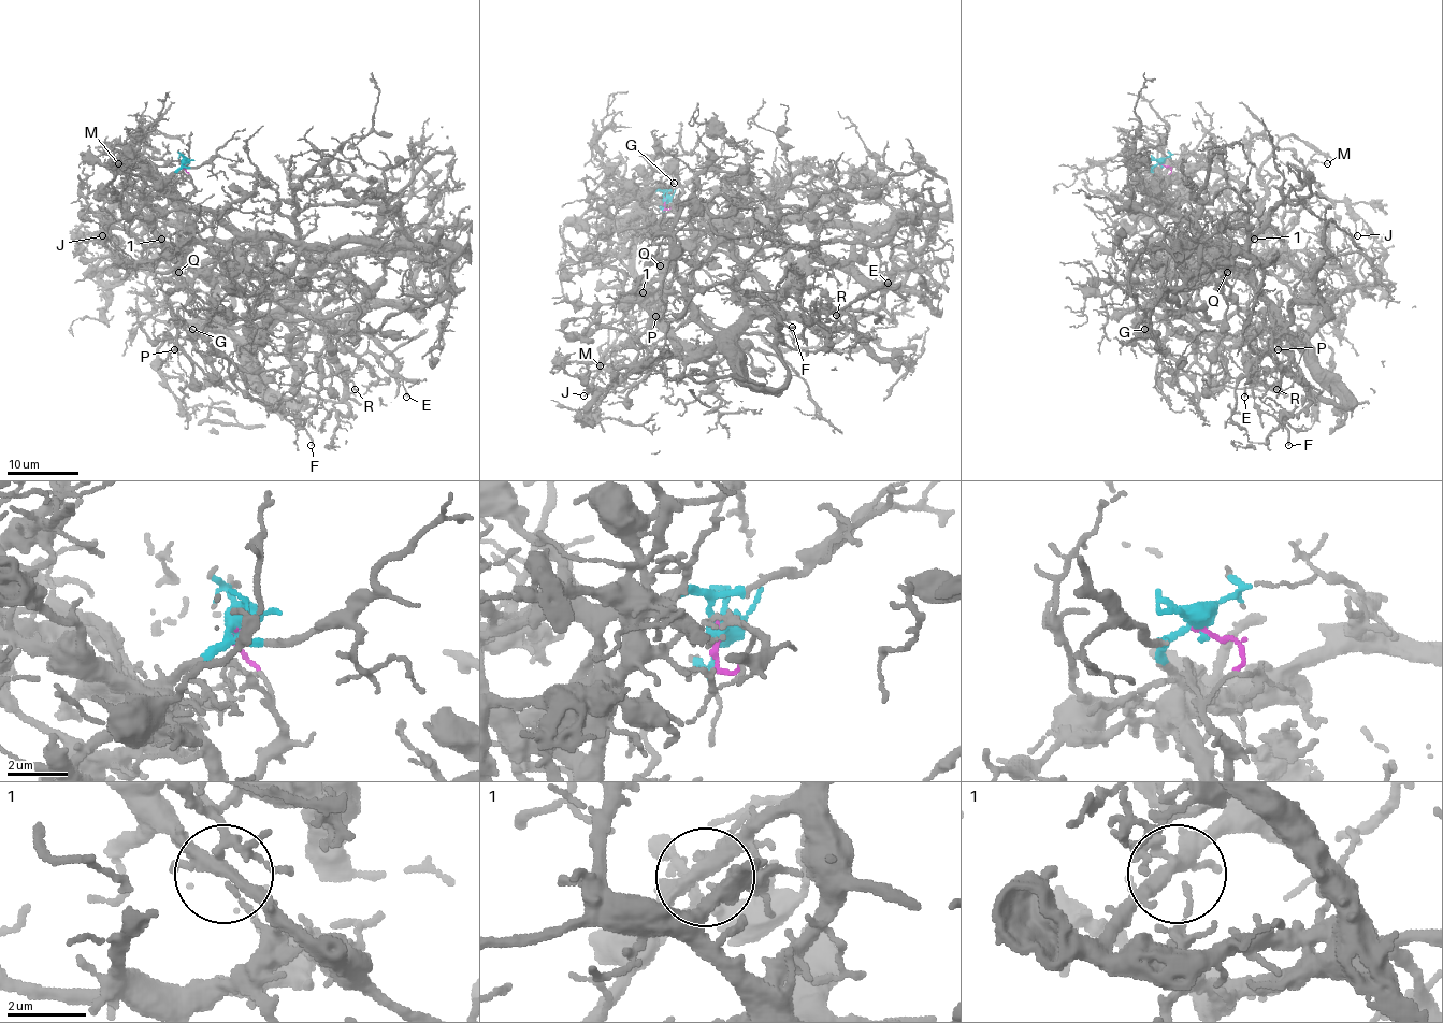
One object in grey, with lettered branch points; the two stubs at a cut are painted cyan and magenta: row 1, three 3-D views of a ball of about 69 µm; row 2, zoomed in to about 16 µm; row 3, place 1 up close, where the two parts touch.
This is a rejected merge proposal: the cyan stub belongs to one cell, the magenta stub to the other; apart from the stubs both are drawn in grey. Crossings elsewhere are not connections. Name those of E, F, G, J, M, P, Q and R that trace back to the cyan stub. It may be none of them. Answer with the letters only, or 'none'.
E, F, P, R

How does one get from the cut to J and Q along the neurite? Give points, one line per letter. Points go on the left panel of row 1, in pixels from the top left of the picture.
J: (184, 164), (184, 203), (230, 239), (171, 249), (141, 232), (130, 195), (102, 235)
Q: (184, 164), (195, 189), (184, 203), (205, 207), (233, 241), (213, 265), (202, 269), (182, 263), (178, 271)

